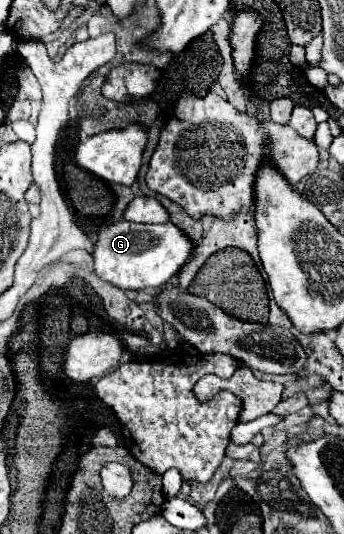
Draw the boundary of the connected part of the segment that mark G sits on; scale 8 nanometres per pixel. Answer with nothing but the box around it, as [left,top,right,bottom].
[94,220,194,288]

